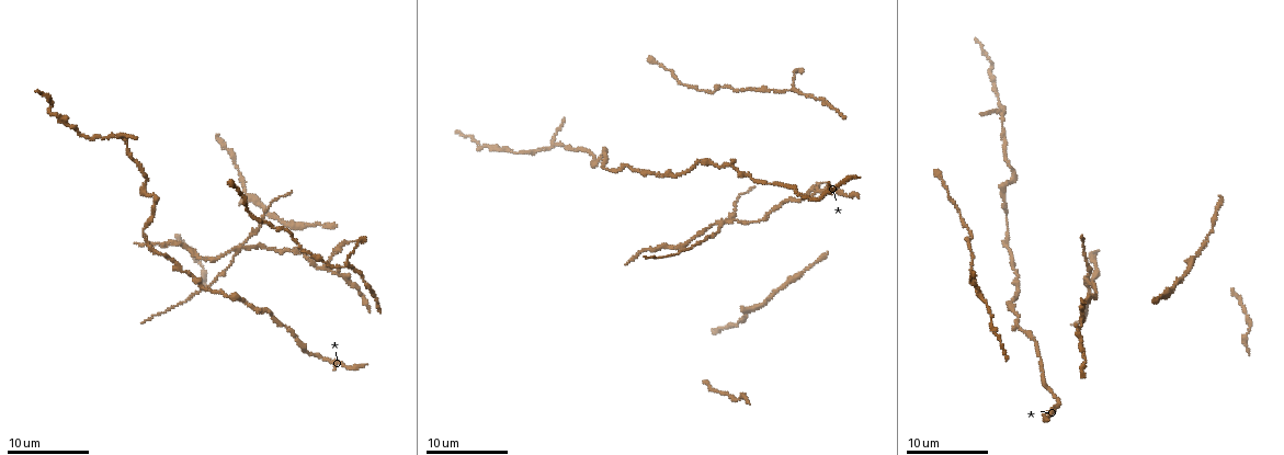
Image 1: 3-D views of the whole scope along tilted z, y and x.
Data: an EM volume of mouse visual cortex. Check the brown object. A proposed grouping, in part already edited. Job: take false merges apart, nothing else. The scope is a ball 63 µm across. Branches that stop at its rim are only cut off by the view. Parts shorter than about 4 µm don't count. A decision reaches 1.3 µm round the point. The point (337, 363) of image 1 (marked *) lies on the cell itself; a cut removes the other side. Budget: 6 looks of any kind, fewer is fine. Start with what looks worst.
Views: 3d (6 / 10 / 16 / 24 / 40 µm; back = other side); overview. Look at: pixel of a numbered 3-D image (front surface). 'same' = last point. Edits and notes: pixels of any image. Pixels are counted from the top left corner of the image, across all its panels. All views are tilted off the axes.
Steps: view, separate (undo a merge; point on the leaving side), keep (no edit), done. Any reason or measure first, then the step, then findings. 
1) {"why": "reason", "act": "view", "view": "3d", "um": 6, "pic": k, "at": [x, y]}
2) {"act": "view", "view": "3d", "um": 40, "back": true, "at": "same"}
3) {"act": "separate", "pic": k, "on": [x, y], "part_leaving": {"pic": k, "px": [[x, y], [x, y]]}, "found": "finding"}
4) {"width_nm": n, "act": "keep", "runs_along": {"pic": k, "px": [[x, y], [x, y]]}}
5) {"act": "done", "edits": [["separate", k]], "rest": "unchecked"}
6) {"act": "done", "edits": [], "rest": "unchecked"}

{"why": "three arms meet", "act": "view", "view": "3d", "um": 16, "pic": 1, "at": [1081, 319]}

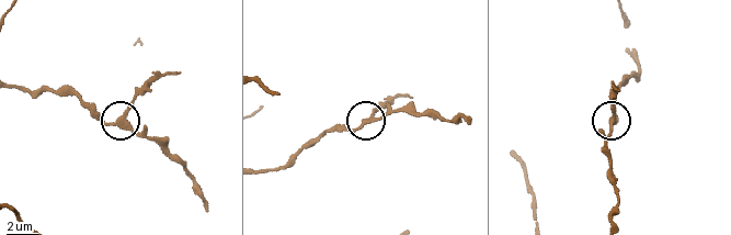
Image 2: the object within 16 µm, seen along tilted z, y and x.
{"arms": 3, "act": "keep", "found": "continuous, no second cell"}

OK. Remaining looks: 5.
{"why": "side arm on a straight run", "act": "view", "view": "3d", "um": 6, "pic": 1, "at": [237, 253]}

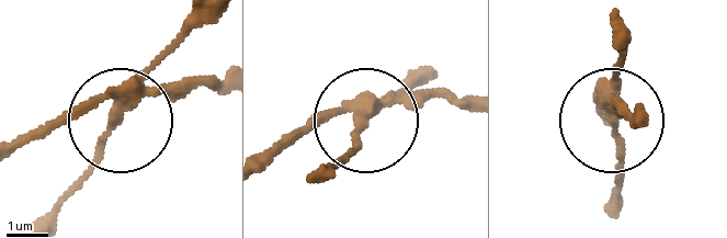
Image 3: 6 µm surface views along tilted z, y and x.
{"act": "view", "view": "3d", "um": 6, "back": true, "pic": 3, "at": [363, 120]}

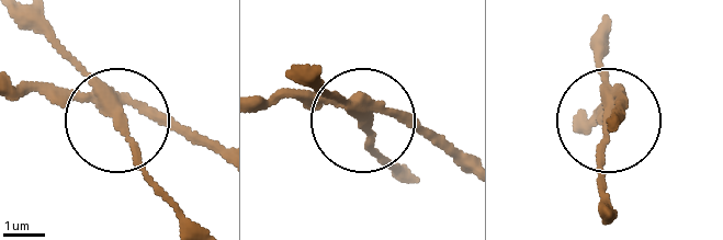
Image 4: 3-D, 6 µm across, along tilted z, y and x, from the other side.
{"arms": 3, "act": "separate", "pic": 4, "on": [64, 52], "part_leaving": {"pic": 4, "px": [[102, 100], [138, 167], [189, 218]]}, "found": "a second cell is stuck on"}

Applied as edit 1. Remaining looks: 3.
{"act": "view", "view": "overview"}

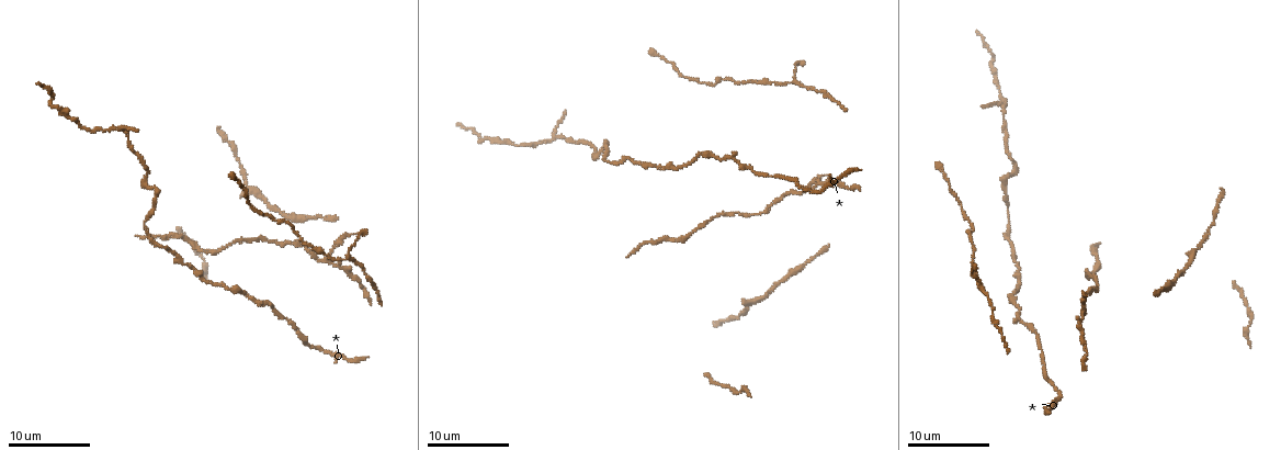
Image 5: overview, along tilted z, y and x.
{"why": "thick turns thin", "act": "view", "view": "3d", "um": 6, "pic": 5, "at": [149, 185]}

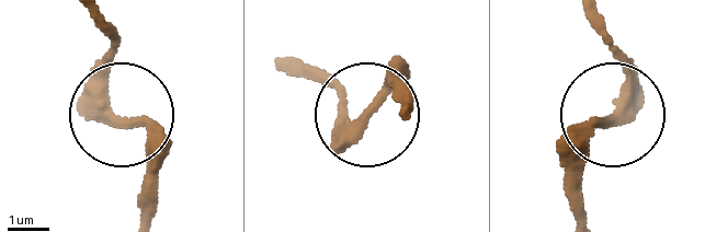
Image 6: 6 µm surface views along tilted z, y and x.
{"why": "from behind", "act": "view", "view": "3d", "um": 6, "back": true, "pic": 6, "at": [612, 118]}

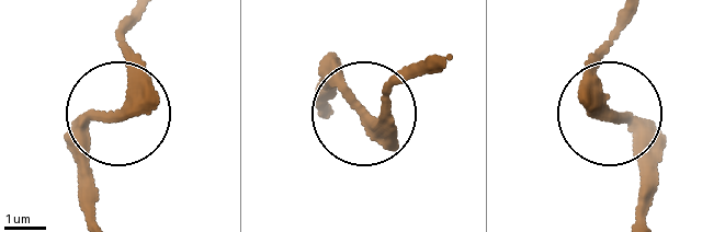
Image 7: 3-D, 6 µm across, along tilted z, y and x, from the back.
{"width_nm": 310, "act": "keep", "found": "all the same cell"}

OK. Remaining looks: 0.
{"act": "done", "edits": [["separate", 4]], "rest": "unchecked"}

